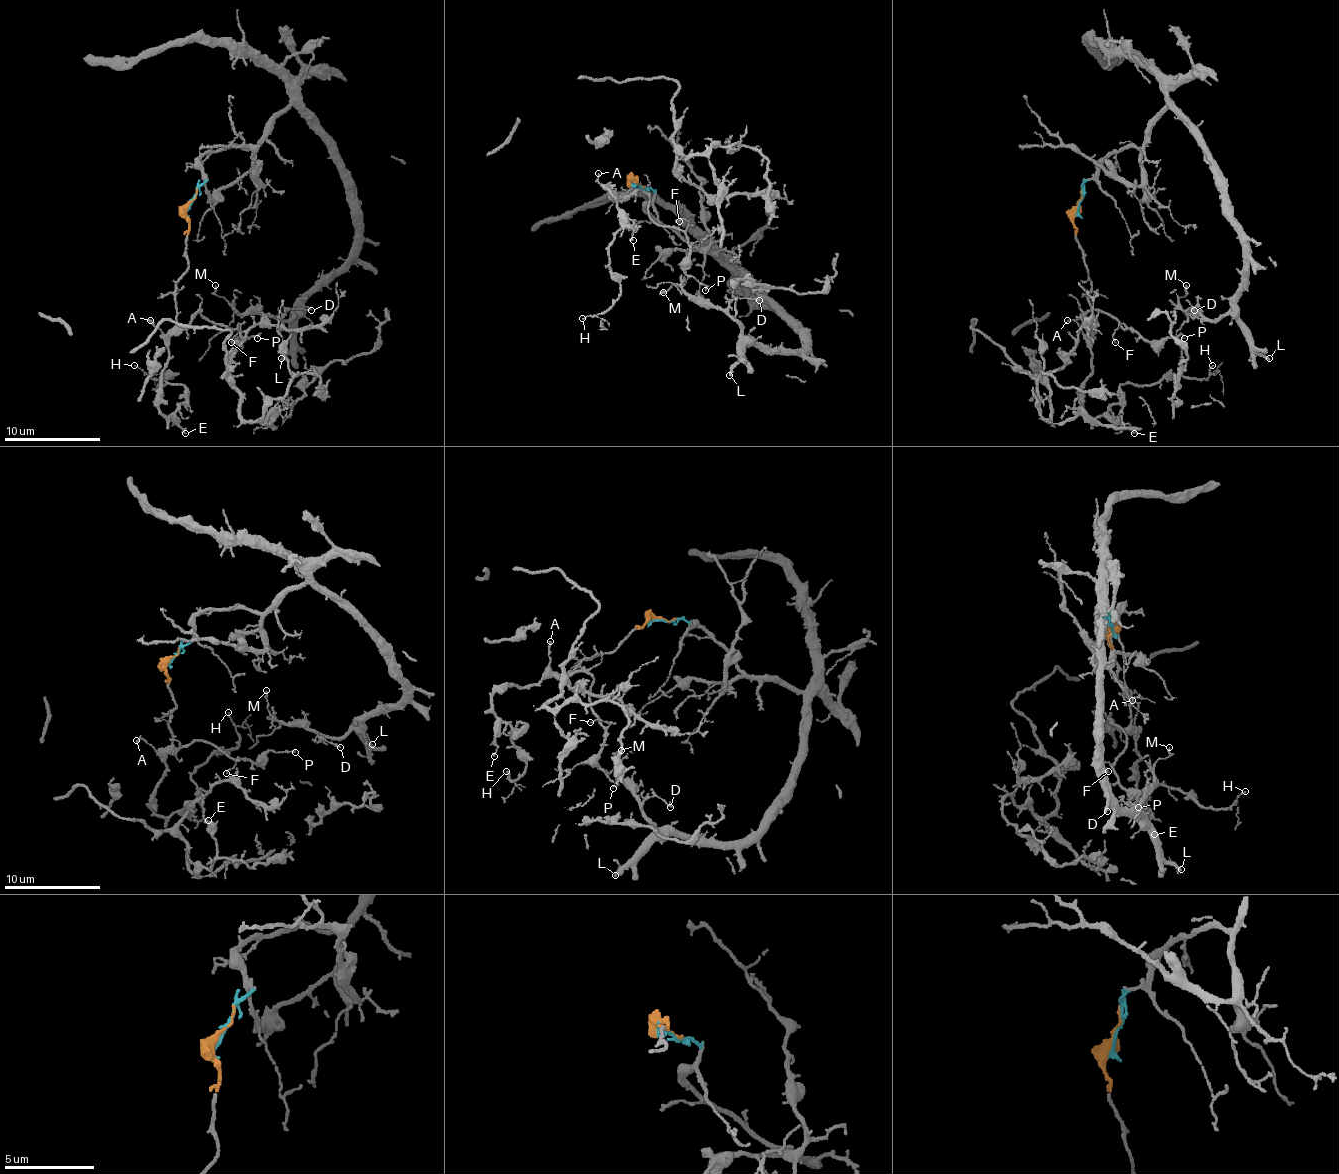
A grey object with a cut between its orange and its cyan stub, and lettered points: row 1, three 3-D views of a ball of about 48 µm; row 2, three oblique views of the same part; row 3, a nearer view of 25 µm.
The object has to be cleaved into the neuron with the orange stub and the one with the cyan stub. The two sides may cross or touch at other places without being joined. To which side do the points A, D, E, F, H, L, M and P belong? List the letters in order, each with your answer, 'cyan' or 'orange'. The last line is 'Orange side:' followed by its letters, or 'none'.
A: orange
D: cyan
E: orange
F: orange
H: orange
L: cyan
M: cyan
P: orange
Orange side: A, E, F, H, P

